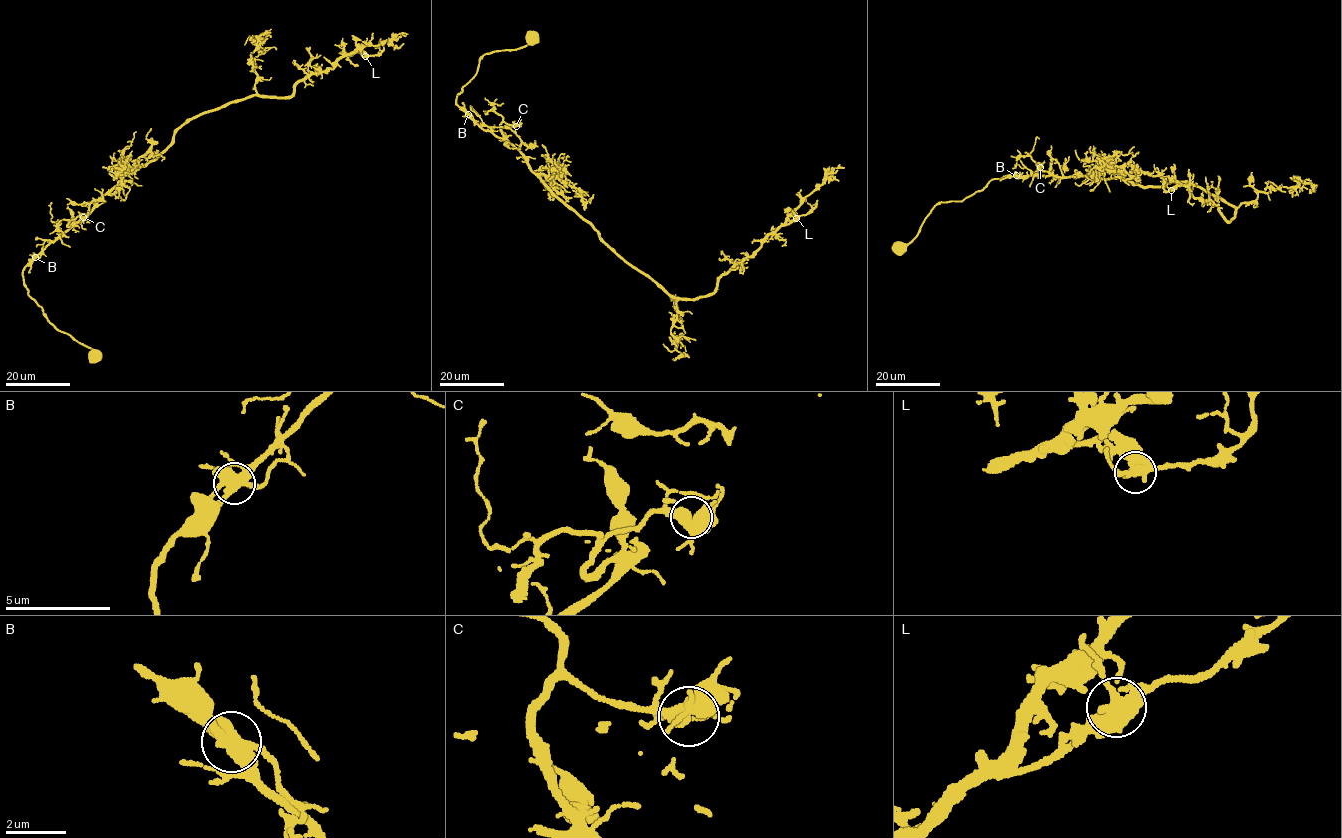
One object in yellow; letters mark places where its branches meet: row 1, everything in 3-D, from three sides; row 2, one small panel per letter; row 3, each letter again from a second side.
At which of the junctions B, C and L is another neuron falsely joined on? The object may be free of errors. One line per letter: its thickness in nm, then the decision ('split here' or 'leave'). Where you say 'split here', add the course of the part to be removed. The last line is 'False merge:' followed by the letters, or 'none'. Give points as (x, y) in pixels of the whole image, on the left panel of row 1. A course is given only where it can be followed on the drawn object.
B: 480 nm thick; leave
C: 440 nm thick; leave
L: 400 nm thick; leave
False merge: none

